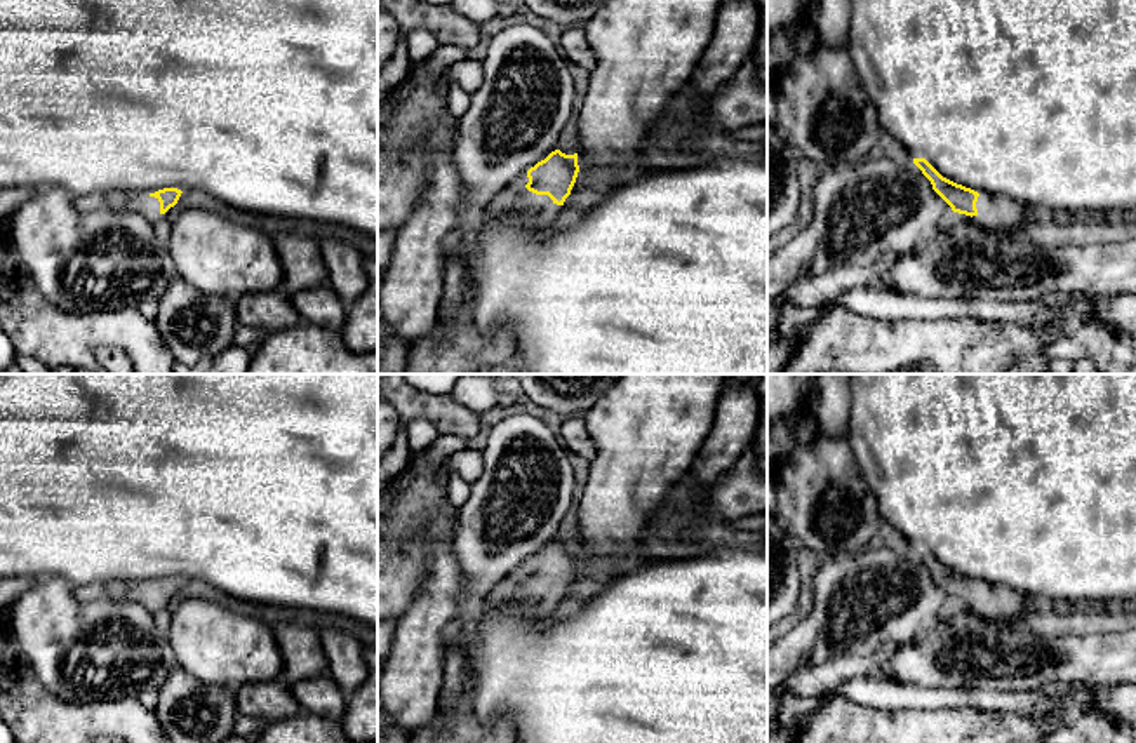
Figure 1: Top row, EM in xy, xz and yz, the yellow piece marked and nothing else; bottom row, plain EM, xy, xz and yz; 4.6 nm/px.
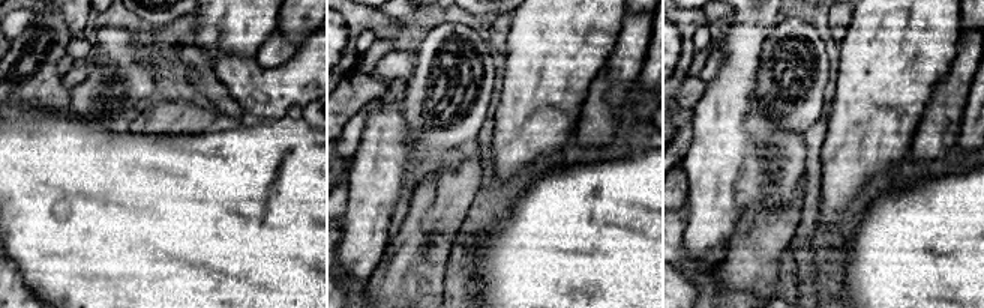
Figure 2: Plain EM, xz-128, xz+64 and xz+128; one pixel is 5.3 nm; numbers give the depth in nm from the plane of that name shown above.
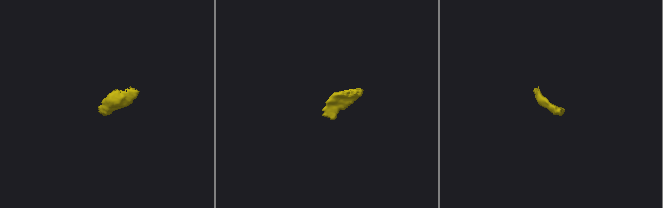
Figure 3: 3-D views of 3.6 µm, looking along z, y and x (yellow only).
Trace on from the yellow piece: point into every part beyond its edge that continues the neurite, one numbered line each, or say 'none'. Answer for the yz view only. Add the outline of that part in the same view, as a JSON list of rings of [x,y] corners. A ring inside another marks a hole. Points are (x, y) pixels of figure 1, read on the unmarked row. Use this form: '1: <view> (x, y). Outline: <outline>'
1: yz (994, 601). Outline: [[[979,583],[976,599],[979,609],[993,618],[1030,612],[1026,595],[1021,595],[1011,588]]]

